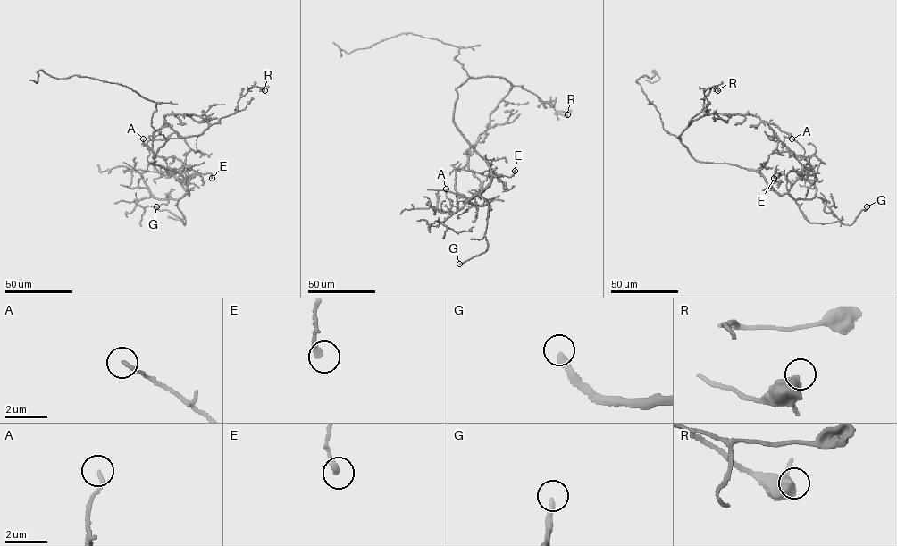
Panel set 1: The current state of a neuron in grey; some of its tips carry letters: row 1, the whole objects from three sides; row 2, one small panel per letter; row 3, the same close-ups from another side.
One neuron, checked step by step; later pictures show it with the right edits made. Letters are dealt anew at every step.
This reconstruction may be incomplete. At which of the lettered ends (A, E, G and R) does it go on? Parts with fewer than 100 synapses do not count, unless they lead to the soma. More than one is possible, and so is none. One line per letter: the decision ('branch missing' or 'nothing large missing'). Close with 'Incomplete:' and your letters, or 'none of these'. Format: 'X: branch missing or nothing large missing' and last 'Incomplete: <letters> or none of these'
A: nothing large missing
E: nothing large missing
G: branch missing
R: nothing large missing
Incomplete: G

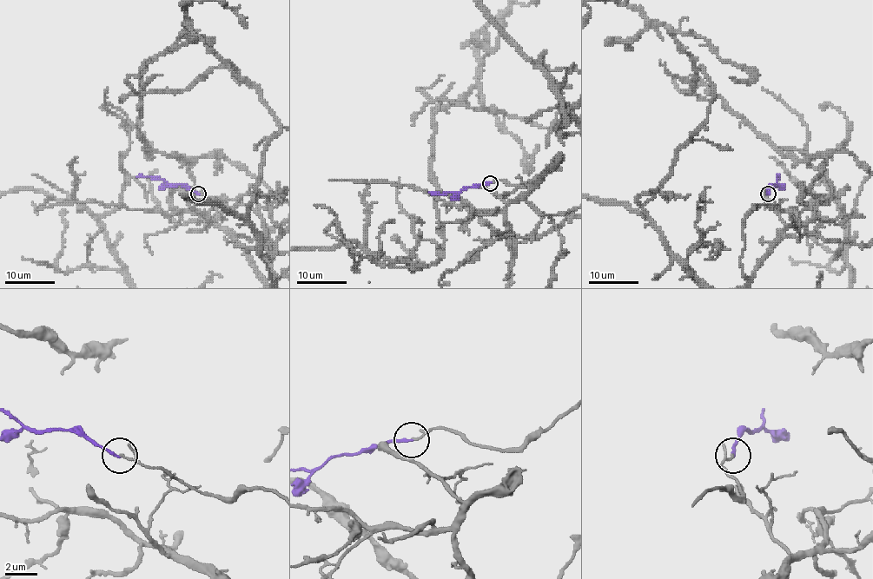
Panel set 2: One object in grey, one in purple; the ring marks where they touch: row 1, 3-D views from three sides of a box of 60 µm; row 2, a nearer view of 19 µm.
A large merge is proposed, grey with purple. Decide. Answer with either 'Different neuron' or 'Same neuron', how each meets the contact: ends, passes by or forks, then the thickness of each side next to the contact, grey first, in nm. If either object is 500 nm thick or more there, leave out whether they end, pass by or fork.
Different neuron. At the ring grey ends. At the ring purple ends. Thickness 130 nm (grey) against 170 nm

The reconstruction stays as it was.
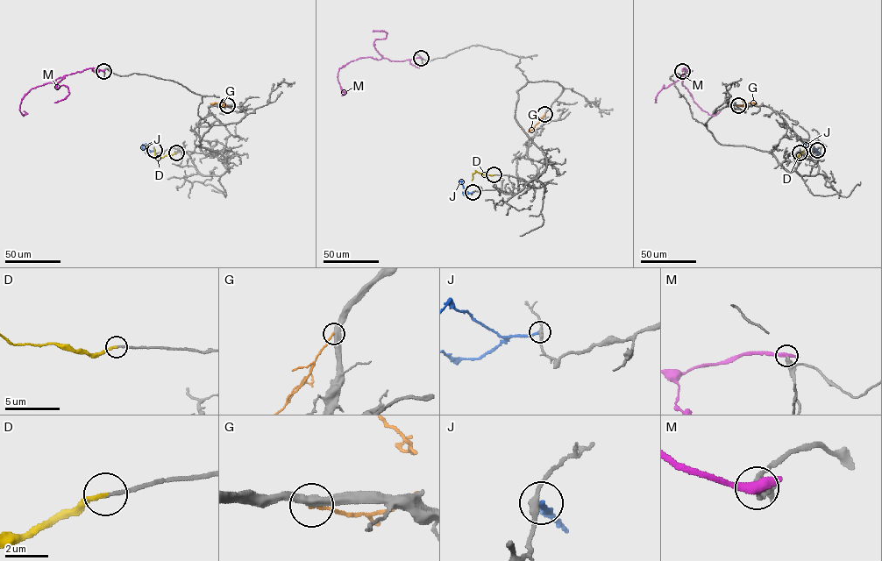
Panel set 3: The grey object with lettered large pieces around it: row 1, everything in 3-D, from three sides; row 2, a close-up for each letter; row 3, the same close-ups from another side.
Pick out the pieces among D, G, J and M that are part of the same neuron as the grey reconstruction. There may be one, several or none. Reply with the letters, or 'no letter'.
D

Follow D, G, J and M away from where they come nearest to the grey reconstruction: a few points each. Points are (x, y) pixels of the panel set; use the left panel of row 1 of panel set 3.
D: (175, 152), (158, 158), (154, 155), (154, 149)
G: (227, 105), (210, 103)
J: (154, 151), (143, 149), (145, 143)
M: (103, 71), (89, 67), (32, 88), (21, 99), (19, 110), (22, 115), (27, 113), (24, 111)

